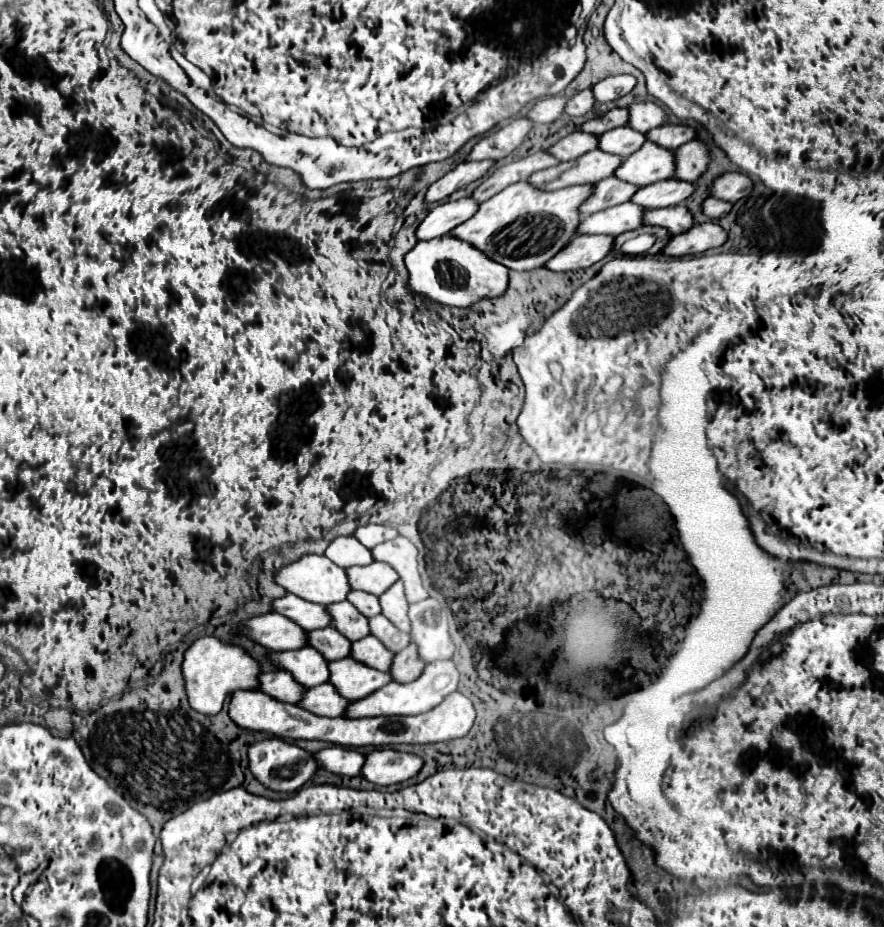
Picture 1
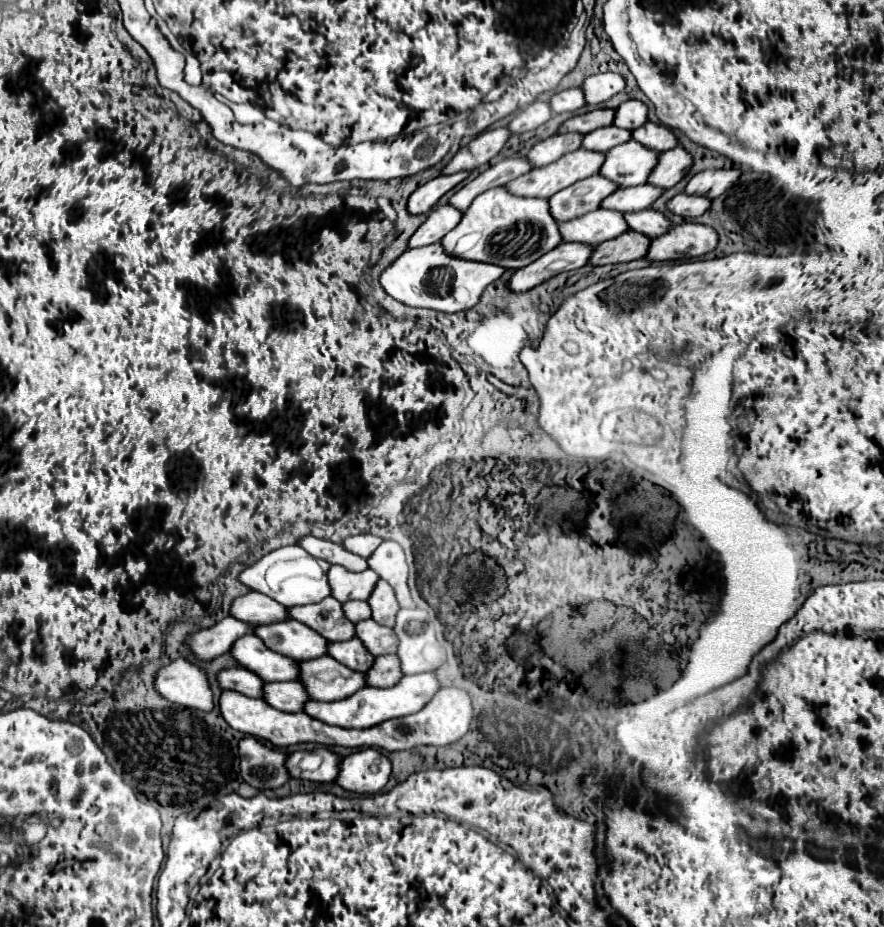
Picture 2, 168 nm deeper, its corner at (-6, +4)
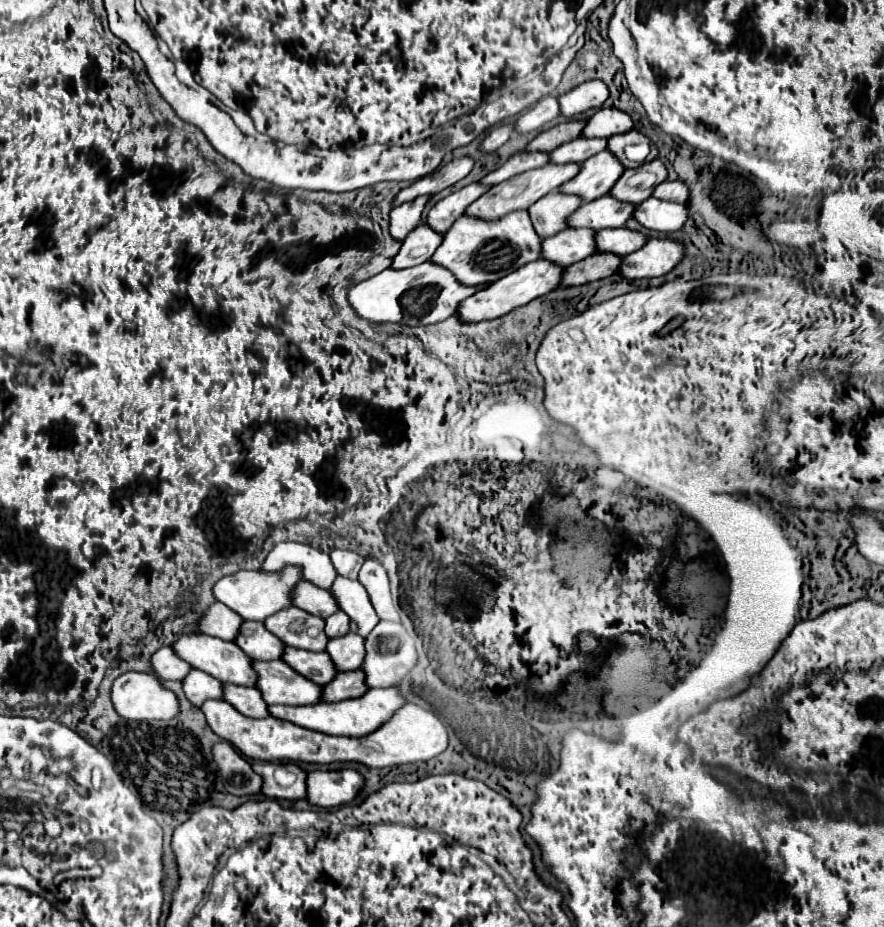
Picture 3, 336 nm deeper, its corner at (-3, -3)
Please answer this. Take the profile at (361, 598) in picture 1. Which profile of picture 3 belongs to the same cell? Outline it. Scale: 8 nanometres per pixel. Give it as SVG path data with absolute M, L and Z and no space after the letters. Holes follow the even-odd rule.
M337 611L335 615L325 619L325 635L329 639L335 639L335 637L341 637L347 633L349 633L349 617L345 613Z

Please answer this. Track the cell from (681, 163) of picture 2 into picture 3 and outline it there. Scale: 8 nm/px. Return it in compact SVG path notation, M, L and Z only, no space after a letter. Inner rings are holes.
M653 159L651 163L643 163L643 167L625 169L619 177L619 183L611 187L611 197L623 201L623 203L641 203L647 197L651 197L651 191L655 185L663 183L667 179L667 169L659 159Z

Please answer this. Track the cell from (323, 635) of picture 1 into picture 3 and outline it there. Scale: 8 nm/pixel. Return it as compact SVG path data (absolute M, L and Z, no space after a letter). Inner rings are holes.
M245 621L233 643L237 643L247 655L251 655L251 659L259 659L259 661L279 659L285 647L259 621Z

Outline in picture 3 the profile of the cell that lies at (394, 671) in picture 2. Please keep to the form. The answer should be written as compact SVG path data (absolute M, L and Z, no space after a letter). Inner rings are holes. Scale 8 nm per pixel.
M345 671L335 675L331 683L323 685L323 703L353 699L363 695L365 691L367 691L367 685L365 685L363 671Z

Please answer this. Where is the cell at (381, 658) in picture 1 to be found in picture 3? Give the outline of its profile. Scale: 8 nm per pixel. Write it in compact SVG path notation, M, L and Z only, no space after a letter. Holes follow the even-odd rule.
M285 647L281 661L287 663L289 667L295 667L295 671L299 671L299 675L303 675L319 685L329 683L337 673L327 653L313 653L313 651L303 651L303 649L295 649L295 647Z

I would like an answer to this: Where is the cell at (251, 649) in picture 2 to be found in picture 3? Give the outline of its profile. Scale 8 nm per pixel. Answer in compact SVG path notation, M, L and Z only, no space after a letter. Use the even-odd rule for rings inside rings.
M179 635L179 639L171 643L171 649L175 651L175 655L179 655L179 659L189 663L193 669L213 675L221 683L235 683L235 685L249 685L249 687L255 685L257 675L251 667L251 659L243 651L239 651L239 647L233 641L215 639L209 635Z

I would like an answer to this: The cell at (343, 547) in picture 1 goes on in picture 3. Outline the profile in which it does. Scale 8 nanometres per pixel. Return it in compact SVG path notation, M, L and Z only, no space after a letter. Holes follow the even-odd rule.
M277 543L273 551L261 563L261 571L281 571L281 567L299 567L303 571L303 581L315 583L317 587L331 587L337 577L327 553L313 549L303 543Z

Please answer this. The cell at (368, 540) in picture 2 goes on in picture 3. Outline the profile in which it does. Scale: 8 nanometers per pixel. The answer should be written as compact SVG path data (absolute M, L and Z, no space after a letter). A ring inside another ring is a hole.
M335 549L331 551L331 563L337 569L339 575L349 577L349 579L357 579L357 573L363 565L365 557L357 555L355 551L347 551L347 549Z

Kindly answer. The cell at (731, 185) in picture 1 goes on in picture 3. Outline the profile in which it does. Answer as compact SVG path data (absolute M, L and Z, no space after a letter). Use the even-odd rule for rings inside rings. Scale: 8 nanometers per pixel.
M663 181L657 185L651 193L653 197L659 197L661 201L673 201L673 203L687 203L687 187L681 181Z

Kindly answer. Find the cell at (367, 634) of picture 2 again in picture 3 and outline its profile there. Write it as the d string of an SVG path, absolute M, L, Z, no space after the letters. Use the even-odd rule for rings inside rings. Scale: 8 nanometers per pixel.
M349 633L337 639L329 639L327 643L327 655L331 655L331 661L335 663L337 671L353 671L359 669L365 655L363 637Z

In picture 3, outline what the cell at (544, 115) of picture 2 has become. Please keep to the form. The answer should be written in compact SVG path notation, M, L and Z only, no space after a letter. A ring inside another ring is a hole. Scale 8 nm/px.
M511 123L499 125L499 127L491 129L489 135L479 143L479 149L481 149L483 153L493 153L493 151L497 151L511 135L513 135L513 125L511 125Z

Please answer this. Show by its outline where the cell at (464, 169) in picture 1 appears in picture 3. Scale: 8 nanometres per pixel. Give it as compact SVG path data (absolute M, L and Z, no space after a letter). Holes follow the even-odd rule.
M419 197L419 199L413 199L409 203L395 207L389 213L389 233L395 241L403 241L419 225L421 211L427 201L429 197Z

